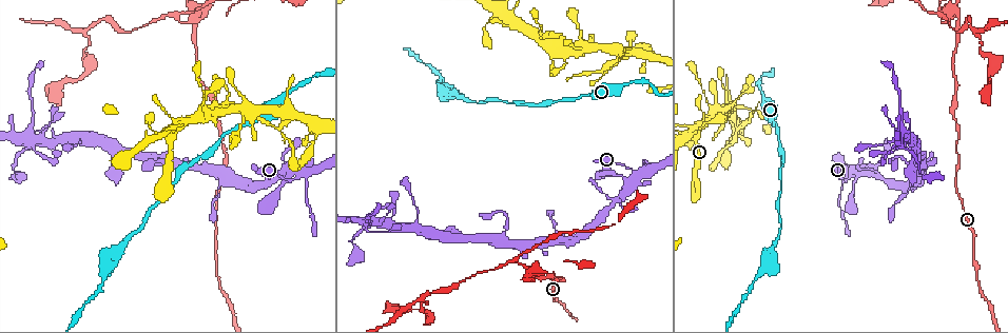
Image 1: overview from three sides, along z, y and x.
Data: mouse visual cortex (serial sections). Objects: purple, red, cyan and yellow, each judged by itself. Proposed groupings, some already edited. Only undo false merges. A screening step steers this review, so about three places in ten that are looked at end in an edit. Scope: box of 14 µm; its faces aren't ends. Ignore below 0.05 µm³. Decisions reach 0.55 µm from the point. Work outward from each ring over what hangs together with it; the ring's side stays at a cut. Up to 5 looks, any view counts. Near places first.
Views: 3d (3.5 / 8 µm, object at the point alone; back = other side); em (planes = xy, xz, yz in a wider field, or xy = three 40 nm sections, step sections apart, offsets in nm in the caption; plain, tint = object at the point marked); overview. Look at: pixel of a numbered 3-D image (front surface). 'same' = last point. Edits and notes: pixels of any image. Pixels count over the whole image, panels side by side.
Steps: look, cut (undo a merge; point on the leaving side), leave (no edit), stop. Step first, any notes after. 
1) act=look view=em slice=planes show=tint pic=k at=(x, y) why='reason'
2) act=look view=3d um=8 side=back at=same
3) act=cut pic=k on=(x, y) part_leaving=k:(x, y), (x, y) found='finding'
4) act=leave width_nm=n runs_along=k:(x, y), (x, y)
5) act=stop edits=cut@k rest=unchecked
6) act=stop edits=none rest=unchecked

act=look view=3d um=8 pic=1 at=(390, 224) why='small branch off a trunk'

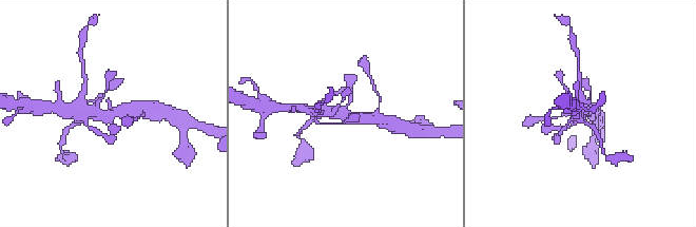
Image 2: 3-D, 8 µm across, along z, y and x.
act=look view=3d um=3.5 pic=2 at=(107, 116) why='closer look'

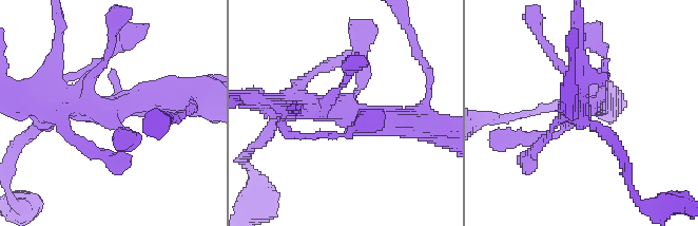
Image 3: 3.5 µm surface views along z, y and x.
act=look view=em slice=xy step=3 show=tint pic=3 at=(349, 110) why='now the EM'

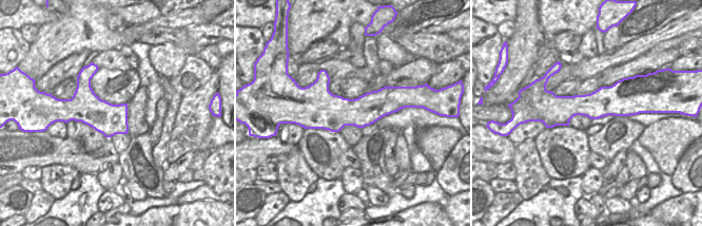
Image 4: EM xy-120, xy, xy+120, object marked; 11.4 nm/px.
act=leave runs_along=3:(418, 124), (327, 107), (278, 107) found='all the same cell'

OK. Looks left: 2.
act=look view=3d um=3.5 pic=1 at=(512, 28) why='thick turns thin'

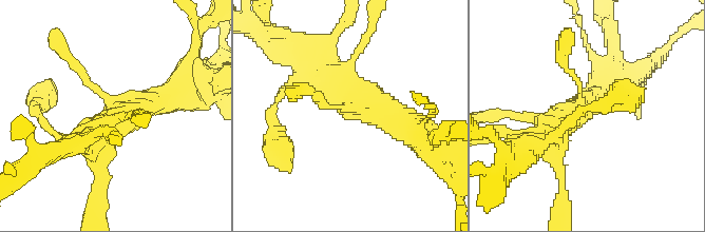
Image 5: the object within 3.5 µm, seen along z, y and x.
act=look view=em slice=xy step=2 show=tint pic=5 at=(350, 107) why='need the tissue'

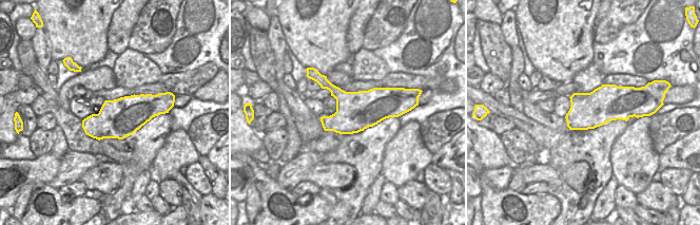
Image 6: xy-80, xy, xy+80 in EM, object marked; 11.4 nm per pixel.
act=leave runs_along=5:(94, 152), (122, 113), (64, 55) found='one cell here'

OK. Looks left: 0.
act=stop edits=none rest=unchecked

